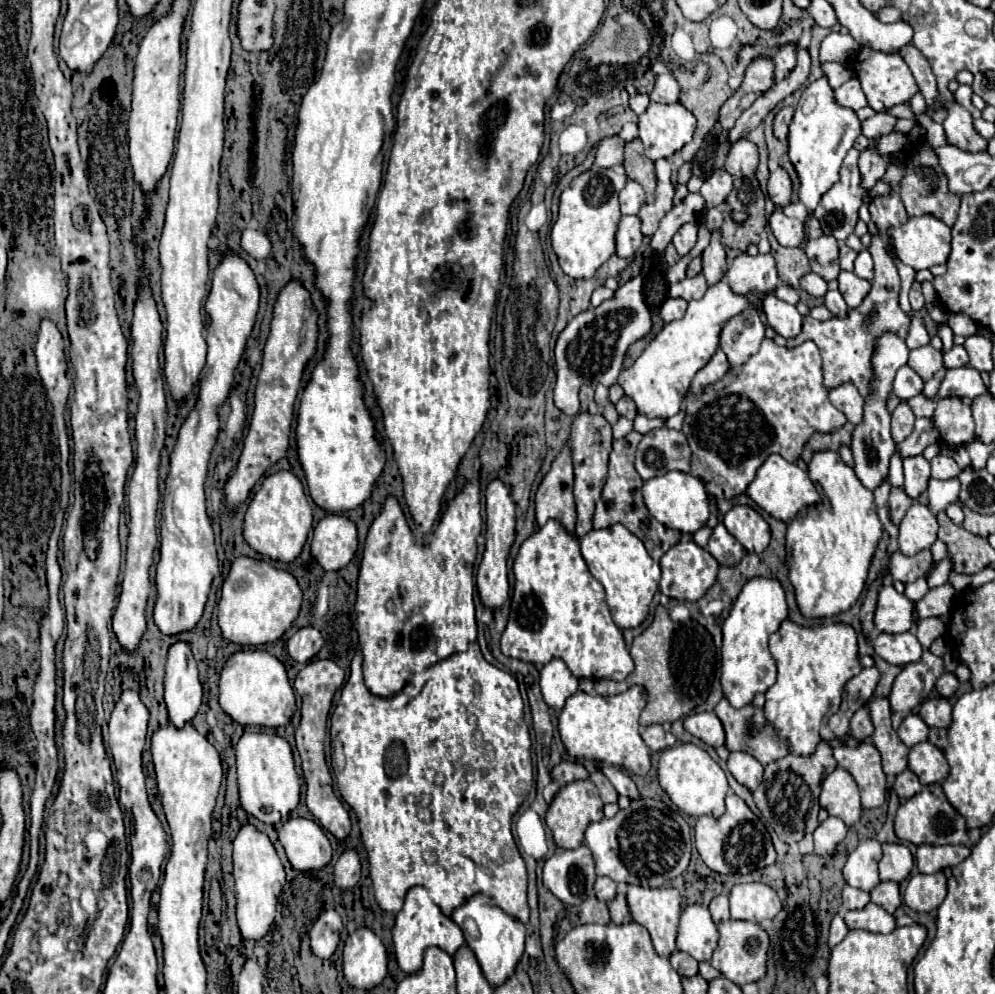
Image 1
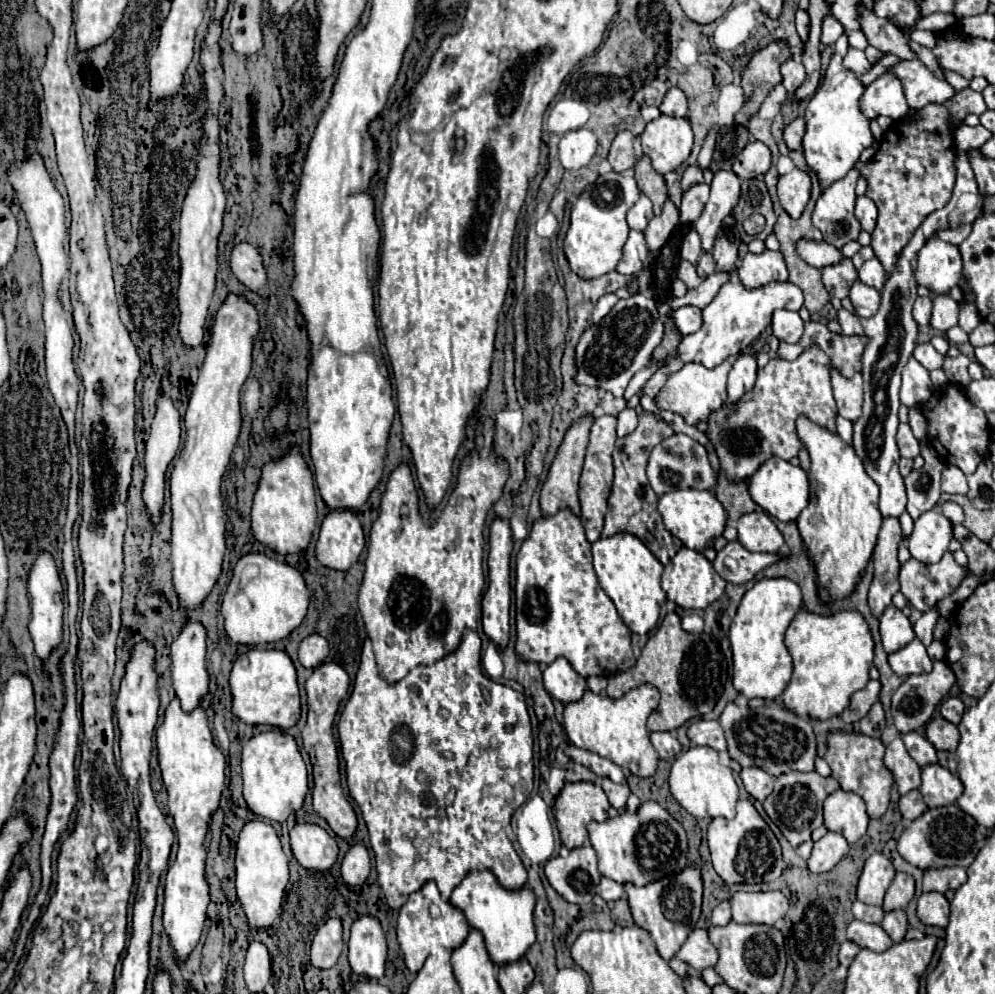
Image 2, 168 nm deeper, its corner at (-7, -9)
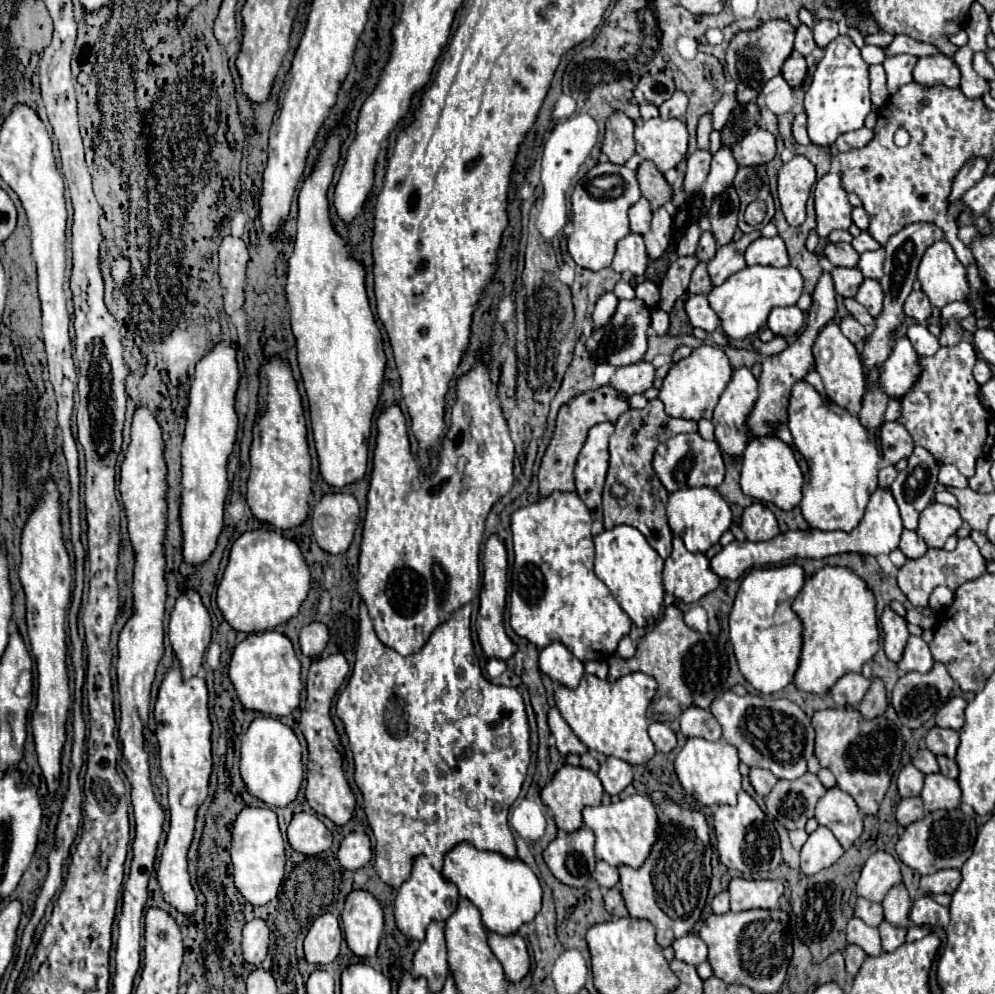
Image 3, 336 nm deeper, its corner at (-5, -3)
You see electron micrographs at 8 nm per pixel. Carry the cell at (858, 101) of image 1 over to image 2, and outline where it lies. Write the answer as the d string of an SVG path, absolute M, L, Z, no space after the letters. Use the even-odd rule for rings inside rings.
M885 72L875 82L871 82L861 96L861 110L867 118L889 116L893 120L899 120L907 116L909 106L899 78L895 78L895 74L891 72Z

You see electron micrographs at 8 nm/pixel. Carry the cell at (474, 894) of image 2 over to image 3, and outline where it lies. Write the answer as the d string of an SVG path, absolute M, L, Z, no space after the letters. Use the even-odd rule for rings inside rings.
M469 842L457 844L445 856L443 878L457 886L461 898L473 902L483 918L483 926L489 932L501 936L515 934L523 924L533 922L535 914L541 910L541 884L533 870L519 858L507 860L497 852L481 852Z

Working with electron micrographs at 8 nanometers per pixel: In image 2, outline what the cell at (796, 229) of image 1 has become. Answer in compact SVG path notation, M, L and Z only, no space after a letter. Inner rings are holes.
M799 240L797 242L797 252L799 256L815 266L815 268L825 268L825 266L833 266L837 262L843 260L841 250L837 250L835 246L827 244L827 242L815 242L815 240Z

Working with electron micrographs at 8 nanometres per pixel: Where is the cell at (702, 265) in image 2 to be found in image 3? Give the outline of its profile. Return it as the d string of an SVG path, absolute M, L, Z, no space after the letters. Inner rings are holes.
M703 232L701 240L699 240L699 246L697 246L697 252L695 252L697 260L699 262L709 262L715 256L715 252L717 252L717 242L715 242L713 234L711 232Z

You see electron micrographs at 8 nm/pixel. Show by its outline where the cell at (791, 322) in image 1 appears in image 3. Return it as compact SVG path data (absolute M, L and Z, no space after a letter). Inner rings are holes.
M787 306L787 308L773 308L767 320L767 326L771 328L773 334L777 336L795 336L805 324L805 314L797 306Z

